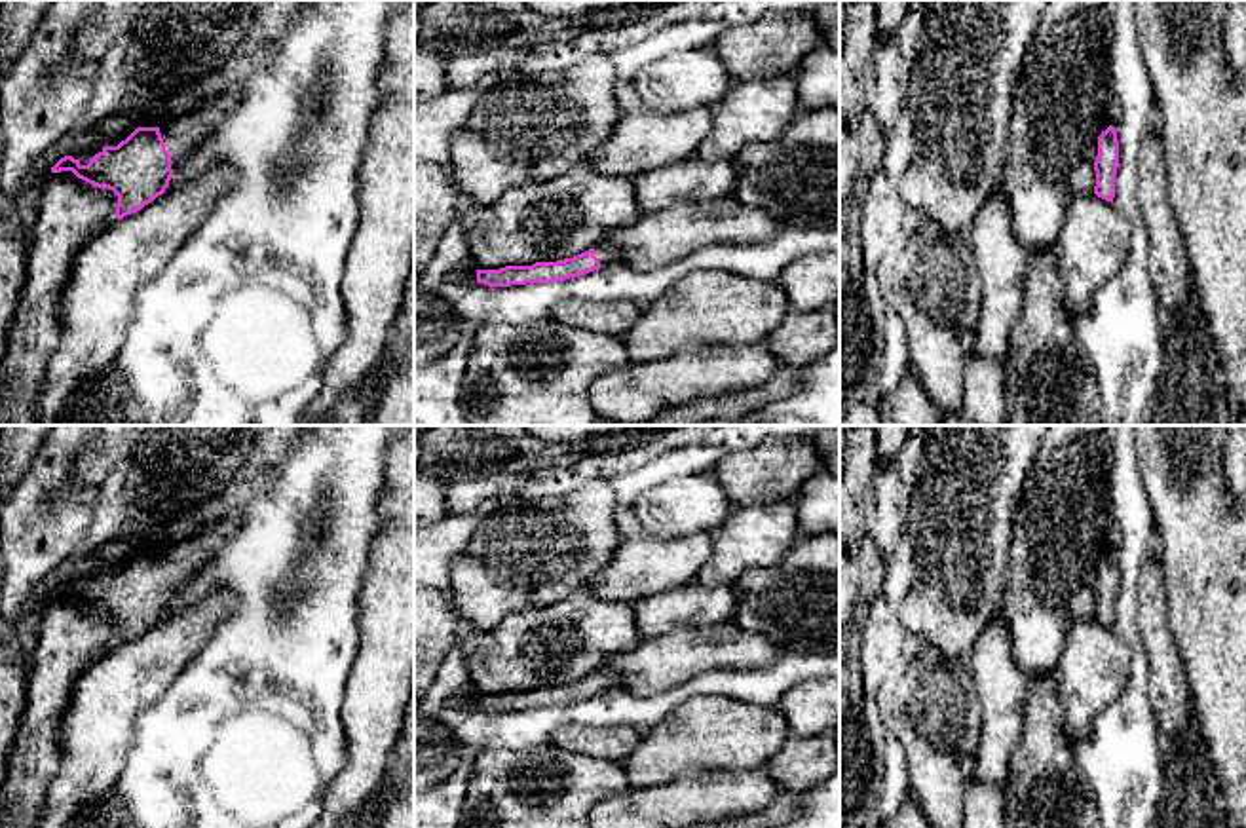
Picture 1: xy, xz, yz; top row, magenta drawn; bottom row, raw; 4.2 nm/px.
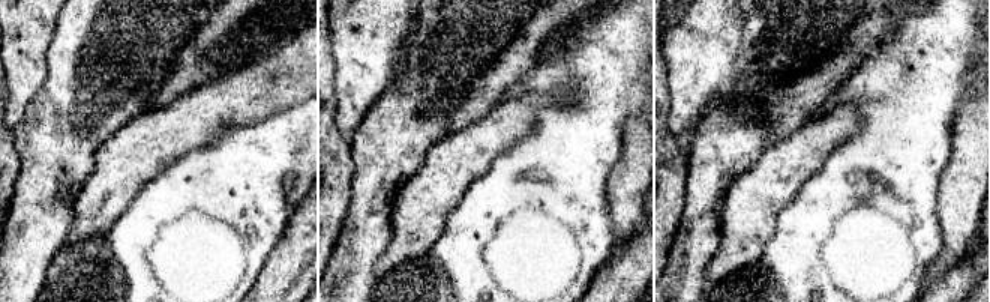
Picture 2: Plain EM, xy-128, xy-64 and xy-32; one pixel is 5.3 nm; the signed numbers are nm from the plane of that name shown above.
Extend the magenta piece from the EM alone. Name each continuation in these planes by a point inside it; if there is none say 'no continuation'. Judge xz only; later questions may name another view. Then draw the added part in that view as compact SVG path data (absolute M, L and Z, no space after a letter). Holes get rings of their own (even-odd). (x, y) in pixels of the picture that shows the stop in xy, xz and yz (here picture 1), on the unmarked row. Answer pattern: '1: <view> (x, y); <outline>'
1: xz (604, 680); M595 672L595 682L598 684L600 691L606 691L610 687L617 686L617 678L612 672Z

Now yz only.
no continuation

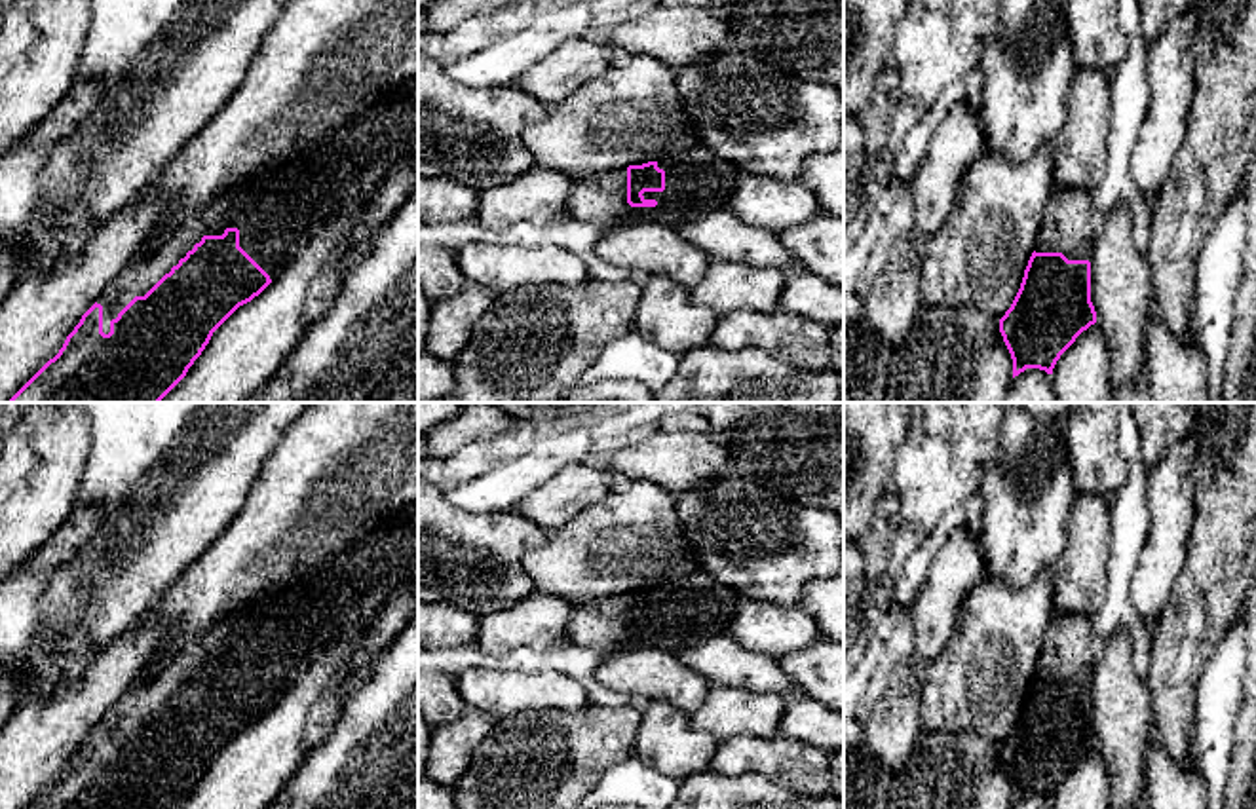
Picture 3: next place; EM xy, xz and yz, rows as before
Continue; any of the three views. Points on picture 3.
1: xy (280, 639); M418 501L382 522L314 579L243 608L238 615L224 615L205 630L181 636L169 657L150 676L141 676L97 724L103 731L103 758L108 760L110 746L135 722L144 722L203 661L222 661L226 653L238 653L239 672L272 706L277 705L323 651L353 634L414 577L418 577Z

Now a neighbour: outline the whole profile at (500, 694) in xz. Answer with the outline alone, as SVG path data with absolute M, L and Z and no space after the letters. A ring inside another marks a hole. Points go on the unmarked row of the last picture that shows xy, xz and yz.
M471 667L454 676L454 684L469 710L494 718L540 708L580 710L589 705L587 689L555 670L509 672Z

